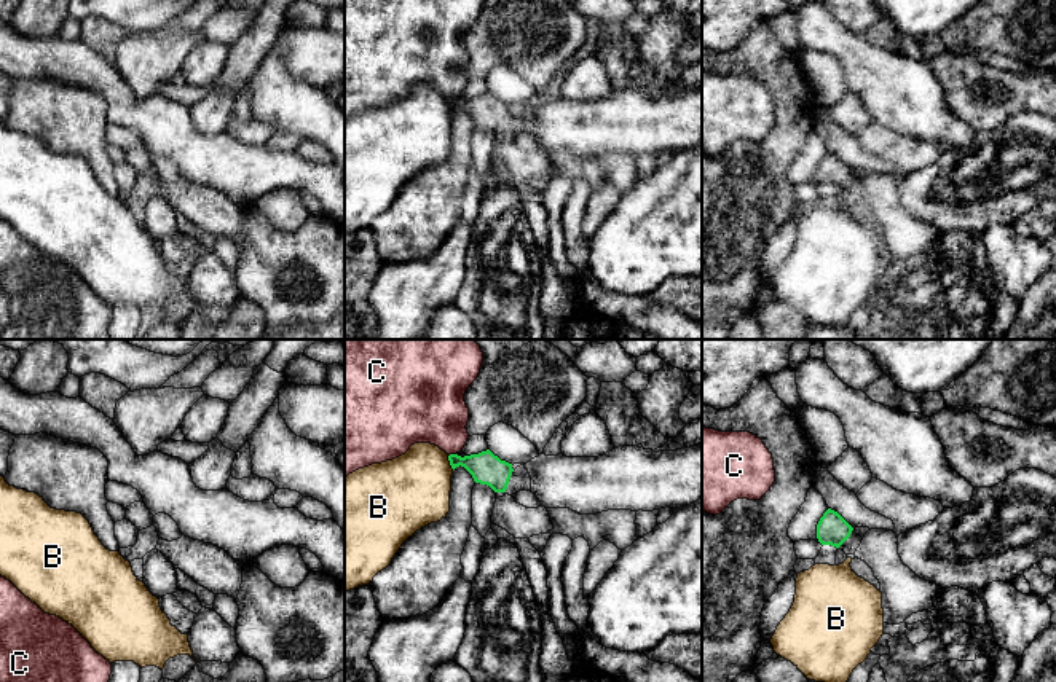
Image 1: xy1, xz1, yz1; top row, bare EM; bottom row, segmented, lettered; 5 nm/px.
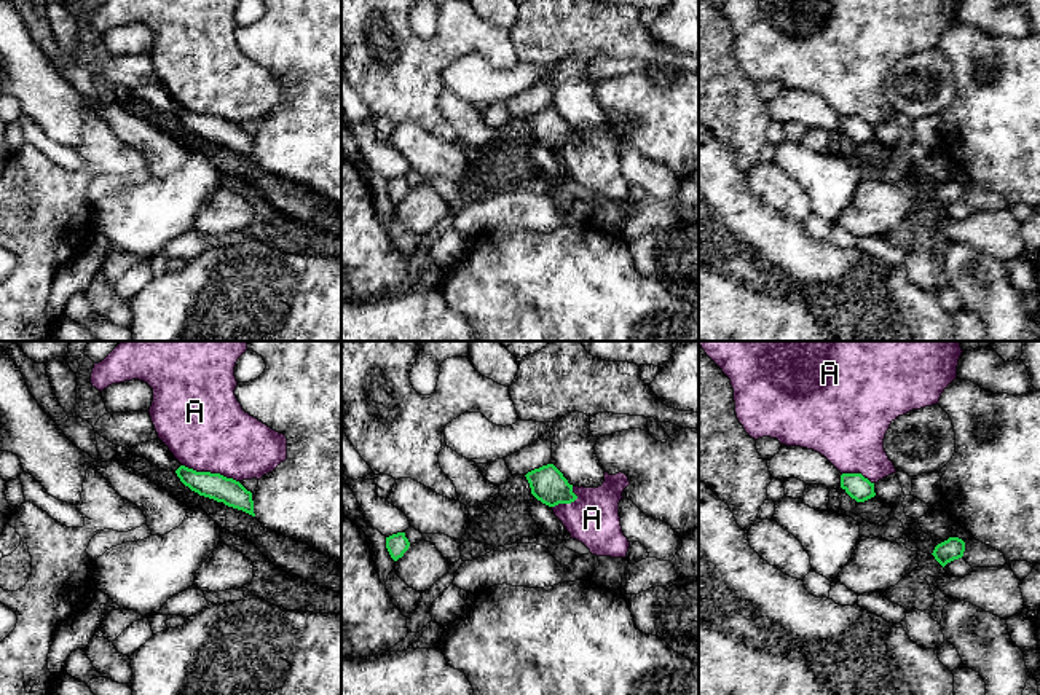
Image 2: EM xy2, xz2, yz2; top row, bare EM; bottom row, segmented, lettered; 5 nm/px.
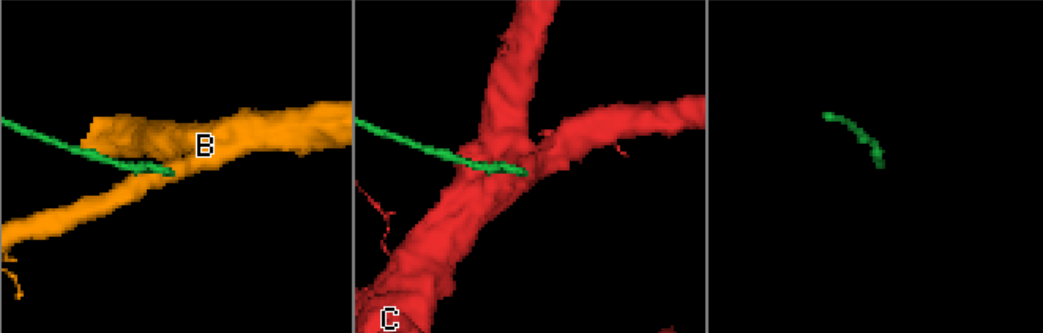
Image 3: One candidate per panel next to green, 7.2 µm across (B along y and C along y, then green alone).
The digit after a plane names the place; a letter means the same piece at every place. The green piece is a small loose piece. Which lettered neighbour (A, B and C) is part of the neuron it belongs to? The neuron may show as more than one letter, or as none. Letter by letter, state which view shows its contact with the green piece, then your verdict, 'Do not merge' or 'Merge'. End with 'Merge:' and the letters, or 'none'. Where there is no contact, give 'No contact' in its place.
A: Touches green in xy2. Do not merge
B: Touches green in xz1. Do not merge
C: Touches green in xz1. Do not merge
Merge: none

